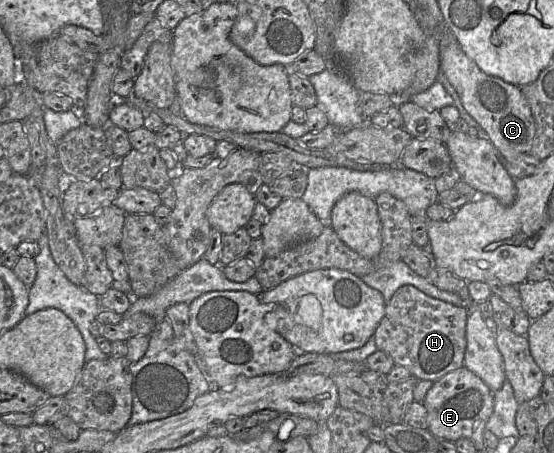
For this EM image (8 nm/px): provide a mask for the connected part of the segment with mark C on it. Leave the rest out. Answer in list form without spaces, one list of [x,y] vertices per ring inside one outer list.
[[[455,41],[441,52],[441,70],[457,91],[465,110],[477,121],[487,139],[505,158],[530,153],[536,133],[535,120],[521,87],[486,75]]]

